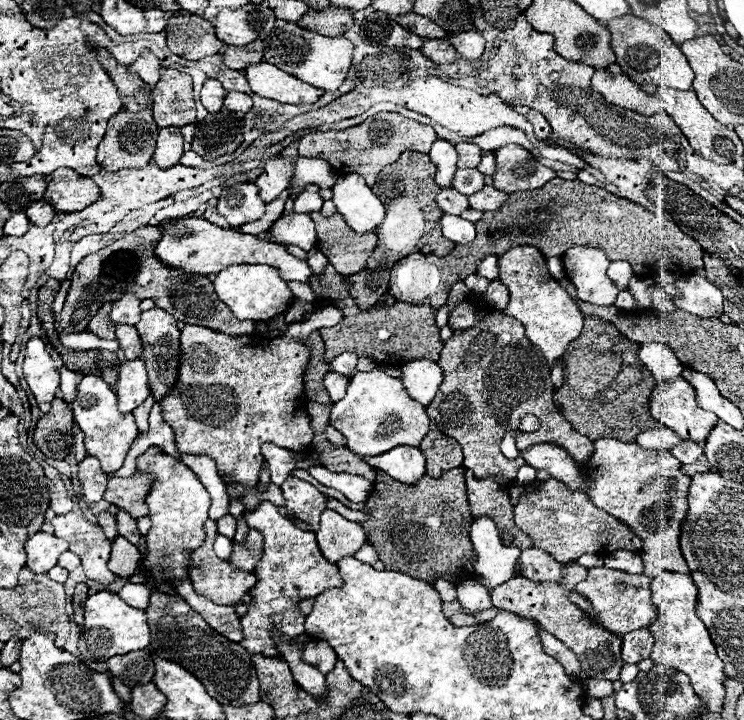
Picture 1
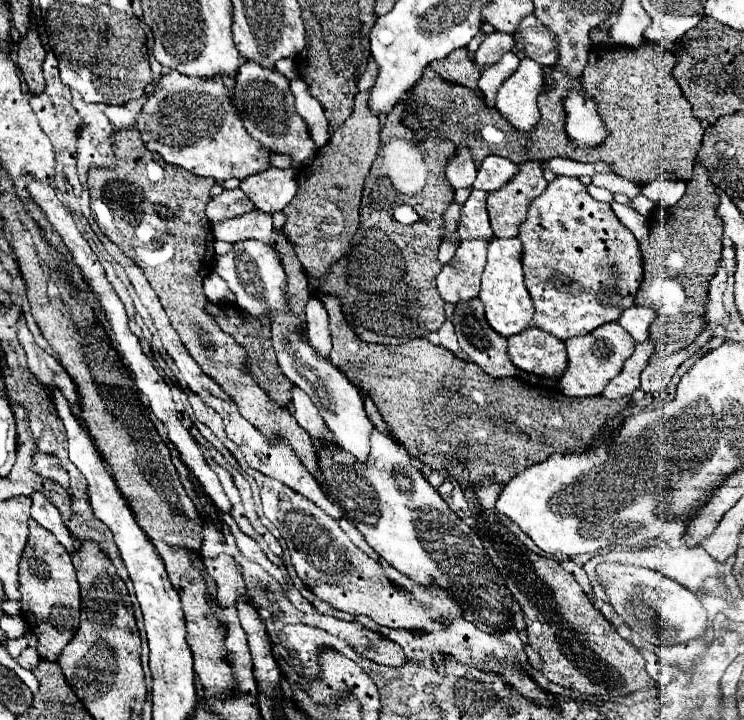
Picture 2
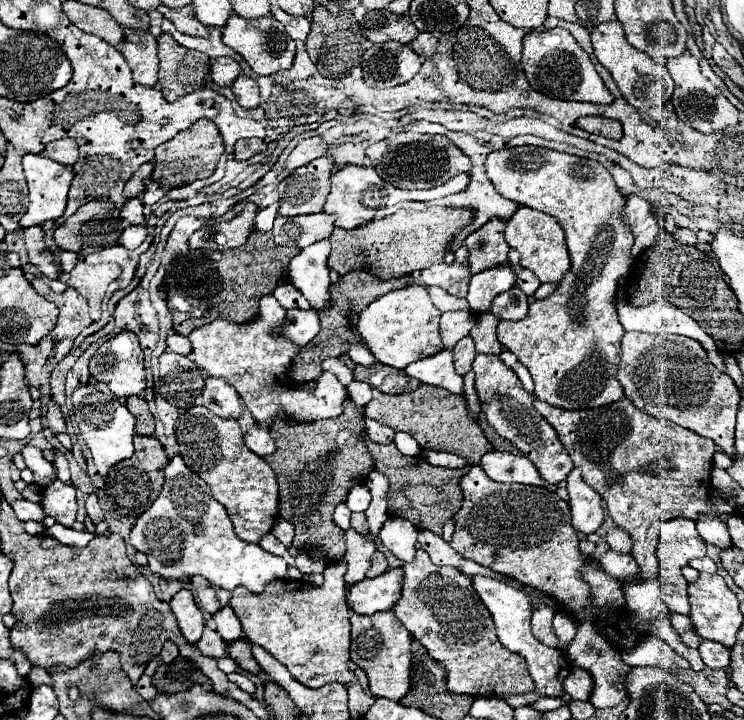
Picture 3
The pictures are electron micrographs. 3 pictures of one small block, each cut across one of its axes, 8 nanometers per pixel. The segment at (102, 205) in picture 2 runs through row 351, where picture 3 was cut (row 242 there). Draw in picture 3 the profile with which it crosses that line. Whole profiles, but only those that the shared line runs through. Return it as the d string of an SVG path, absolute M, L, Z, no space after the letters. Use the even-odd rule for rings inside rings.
M248 202L236 218L232 218L228 222L214 222L212 226L204 226L204 228L196 230L190 236L188 246L190 248L208 248L208 250L236 248L236 246L244 244L246 238L250 236L256 212L258 212L258 206Z

